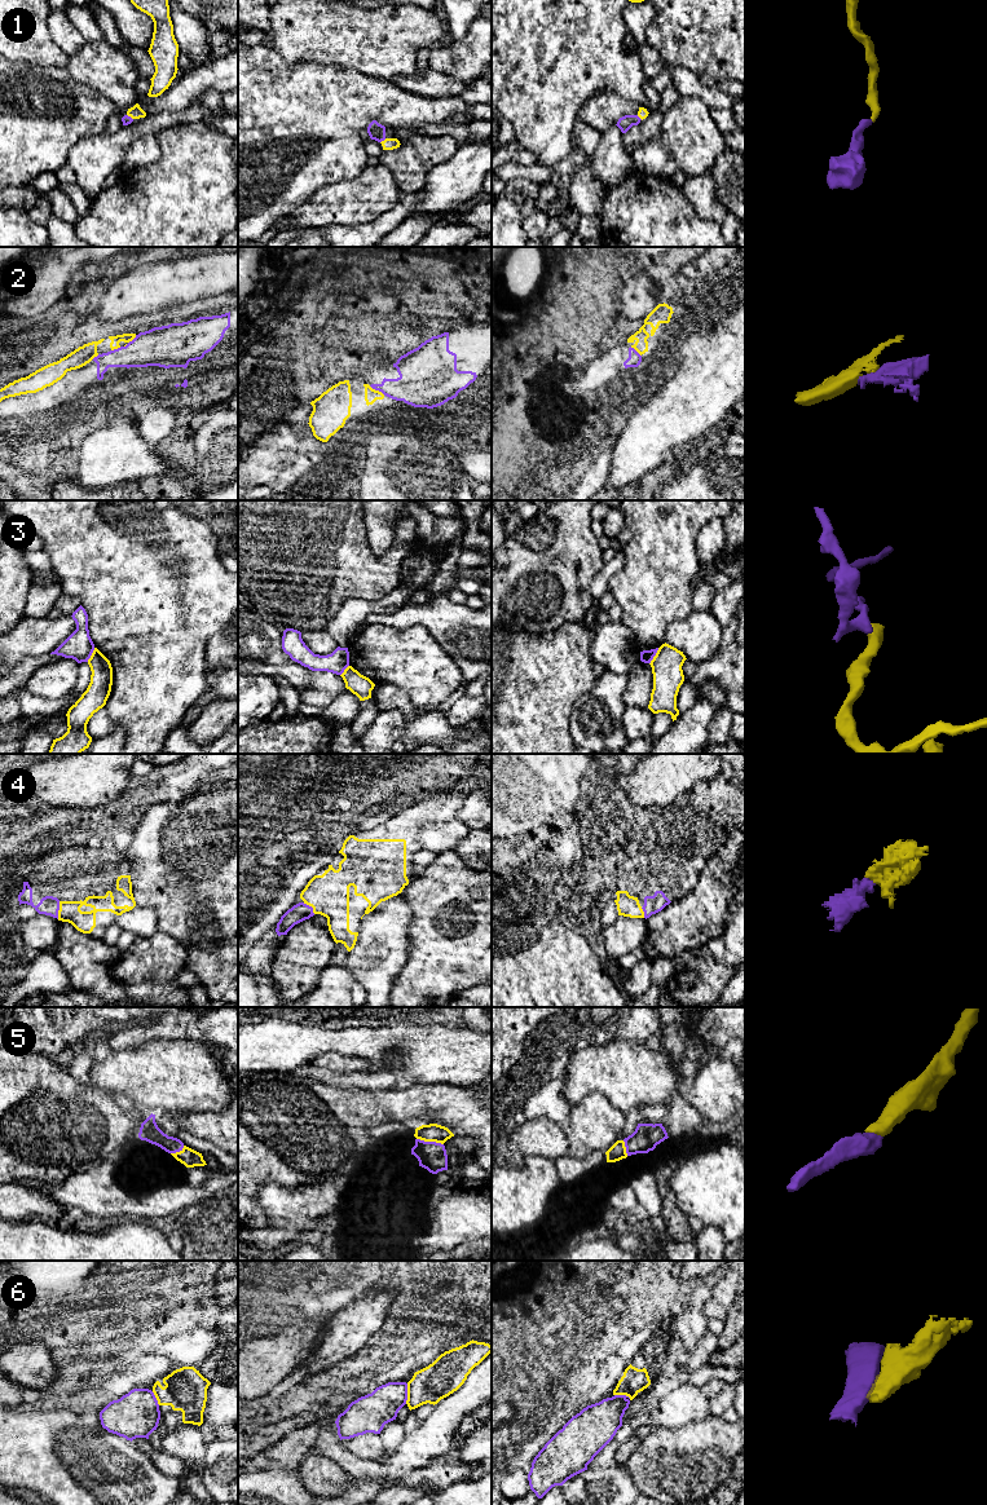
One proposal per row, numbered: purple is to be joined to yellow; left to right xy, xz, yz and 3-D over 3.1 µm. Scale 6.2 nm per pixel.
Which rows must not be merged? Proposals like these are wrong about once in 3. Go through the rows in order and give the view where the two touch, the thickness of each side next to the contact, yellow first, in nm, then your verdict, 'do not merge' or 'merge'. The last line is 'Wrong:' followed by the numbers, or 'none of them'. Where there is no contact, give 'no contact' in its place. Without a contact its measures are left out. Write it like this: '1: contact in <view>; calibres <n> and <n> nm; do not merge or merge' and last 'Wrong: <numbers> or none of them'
1: contact in xz; calibres 80 and 100 nm; merge
2: contact in xz; calibres 80 and 240 nm; do not merge
3: contact in yz; calibres 190 and 80 nm; do not merge
4: contact in xy; calibres 130 and 120 nm; merge
5: contact in xz; calibres 110 and 180 nm; merge
6: contact in xz; calibres 220 and 220 nm; do not merge
Wrong: 2, 3, 6

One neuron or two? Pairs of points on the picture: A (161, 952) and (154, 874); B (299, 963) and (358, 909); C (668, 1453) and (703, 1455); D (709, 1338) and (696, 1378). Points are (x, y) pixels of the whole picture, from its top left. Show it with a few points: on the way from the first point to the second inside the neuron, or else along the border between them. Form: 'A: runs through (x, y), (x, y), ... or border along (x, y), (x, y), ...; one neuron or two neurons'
A: border along (159, 930), (173, 936), (185, 948); two neurons
B: border along (303, 921), (322, 914), (336, 947); two neurons
C: runs through (677, 1455), (694, 1455); one neuron
D: border along (706, 1362), (691, 1375), (688, 1382); two neurons

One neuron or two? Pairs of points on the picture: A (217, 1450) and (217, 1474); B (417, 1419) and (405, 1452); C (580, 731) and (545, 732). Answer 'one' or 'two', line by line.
A: one
B: two
C: two

